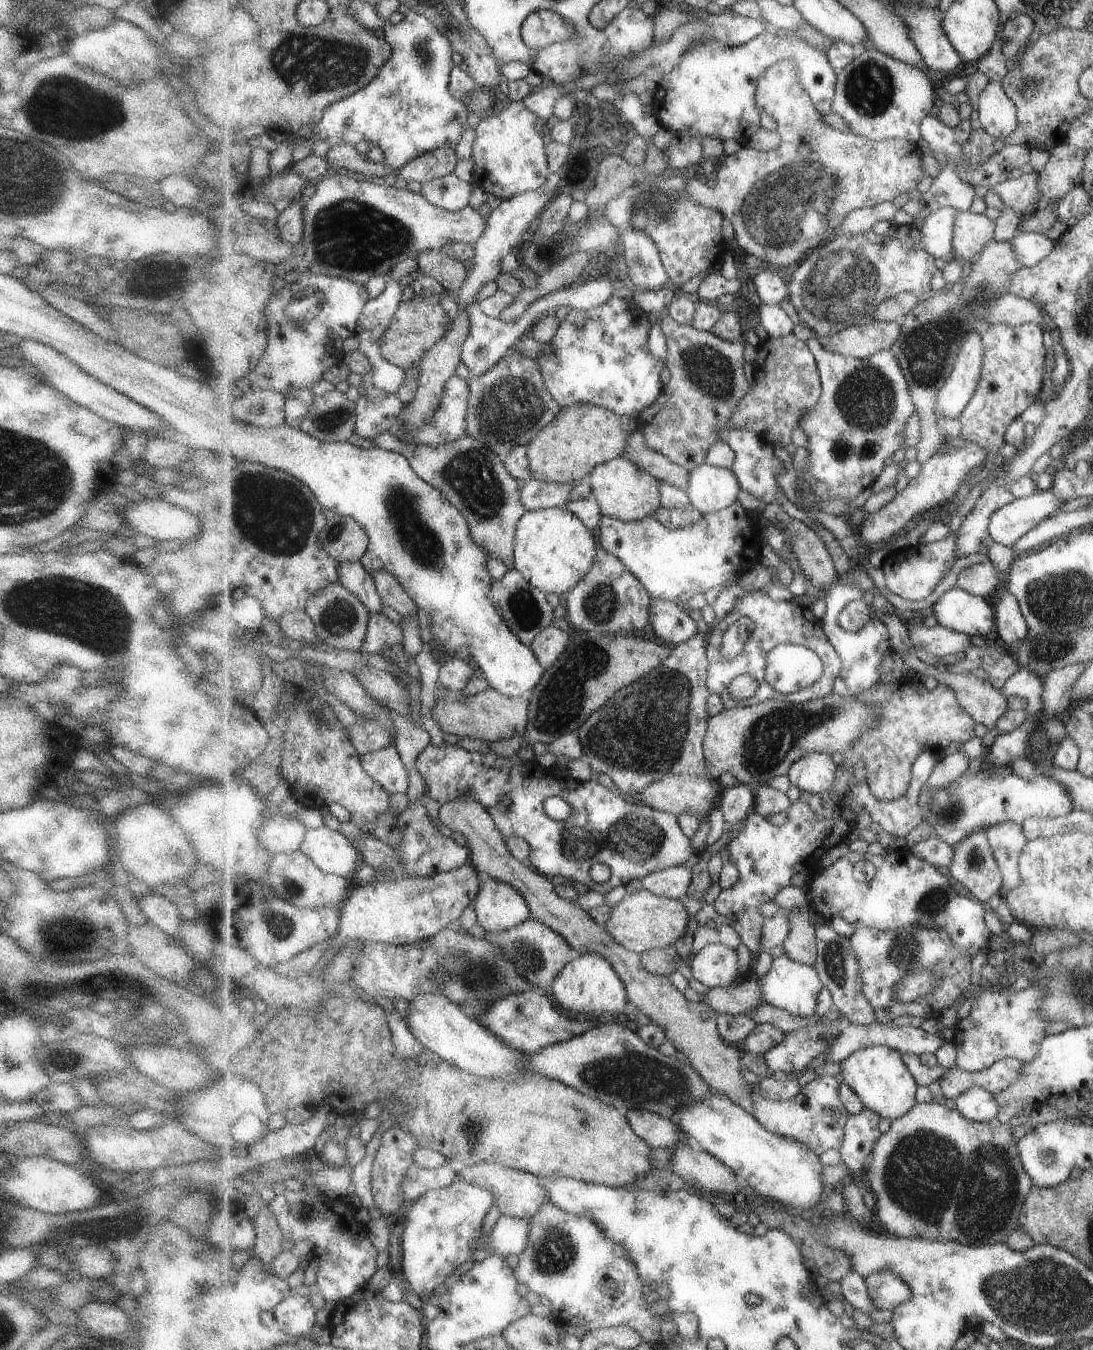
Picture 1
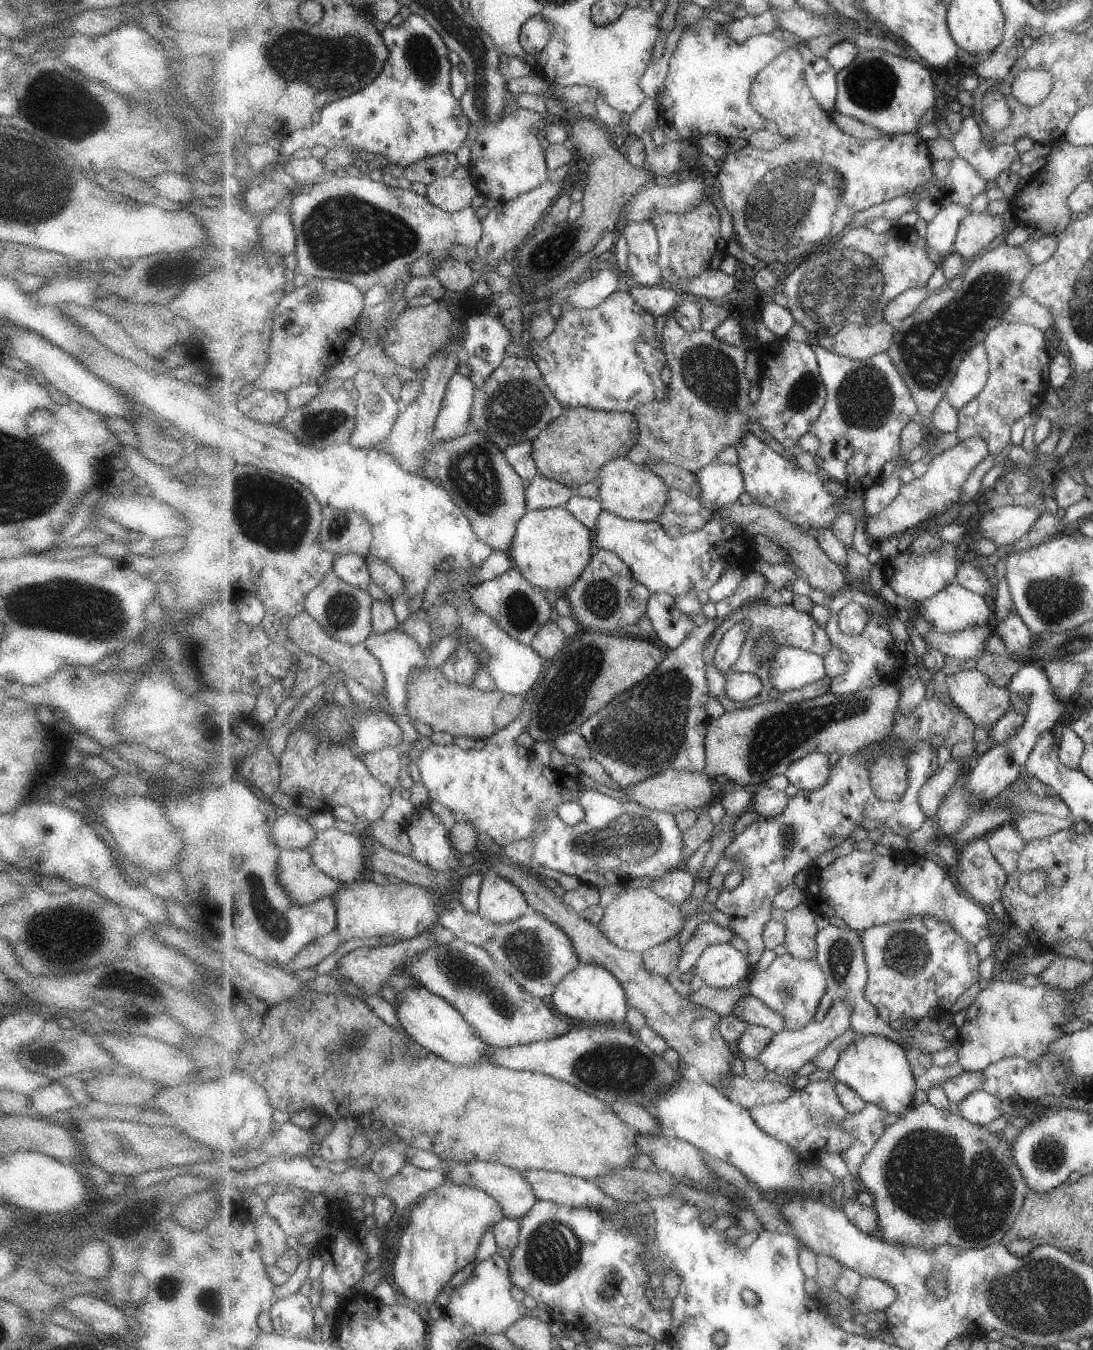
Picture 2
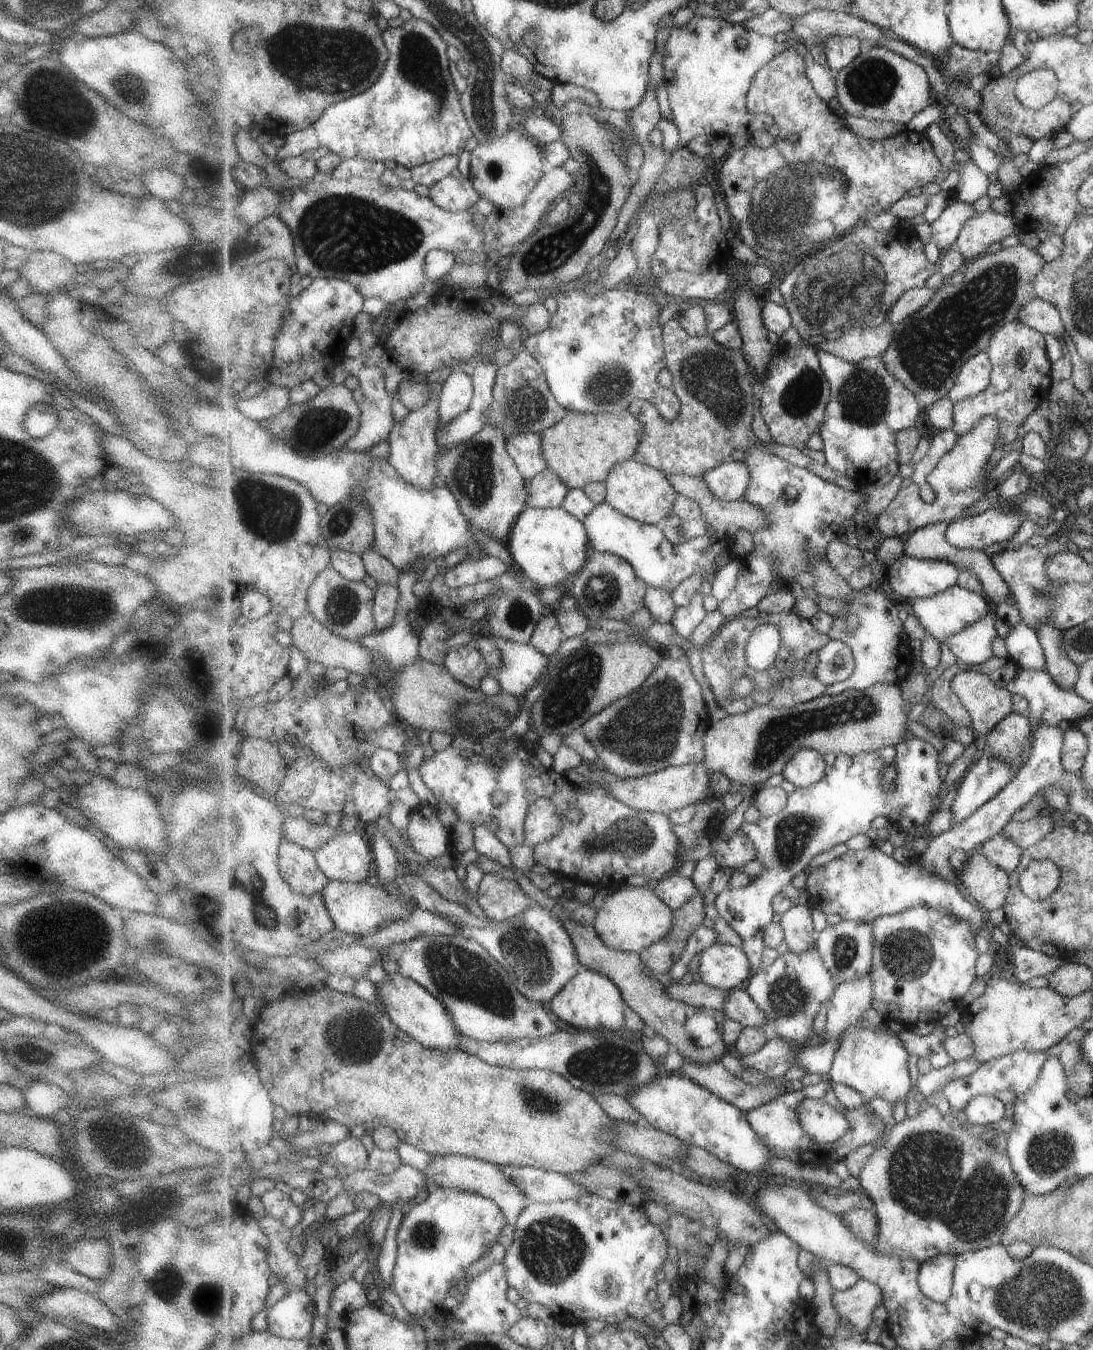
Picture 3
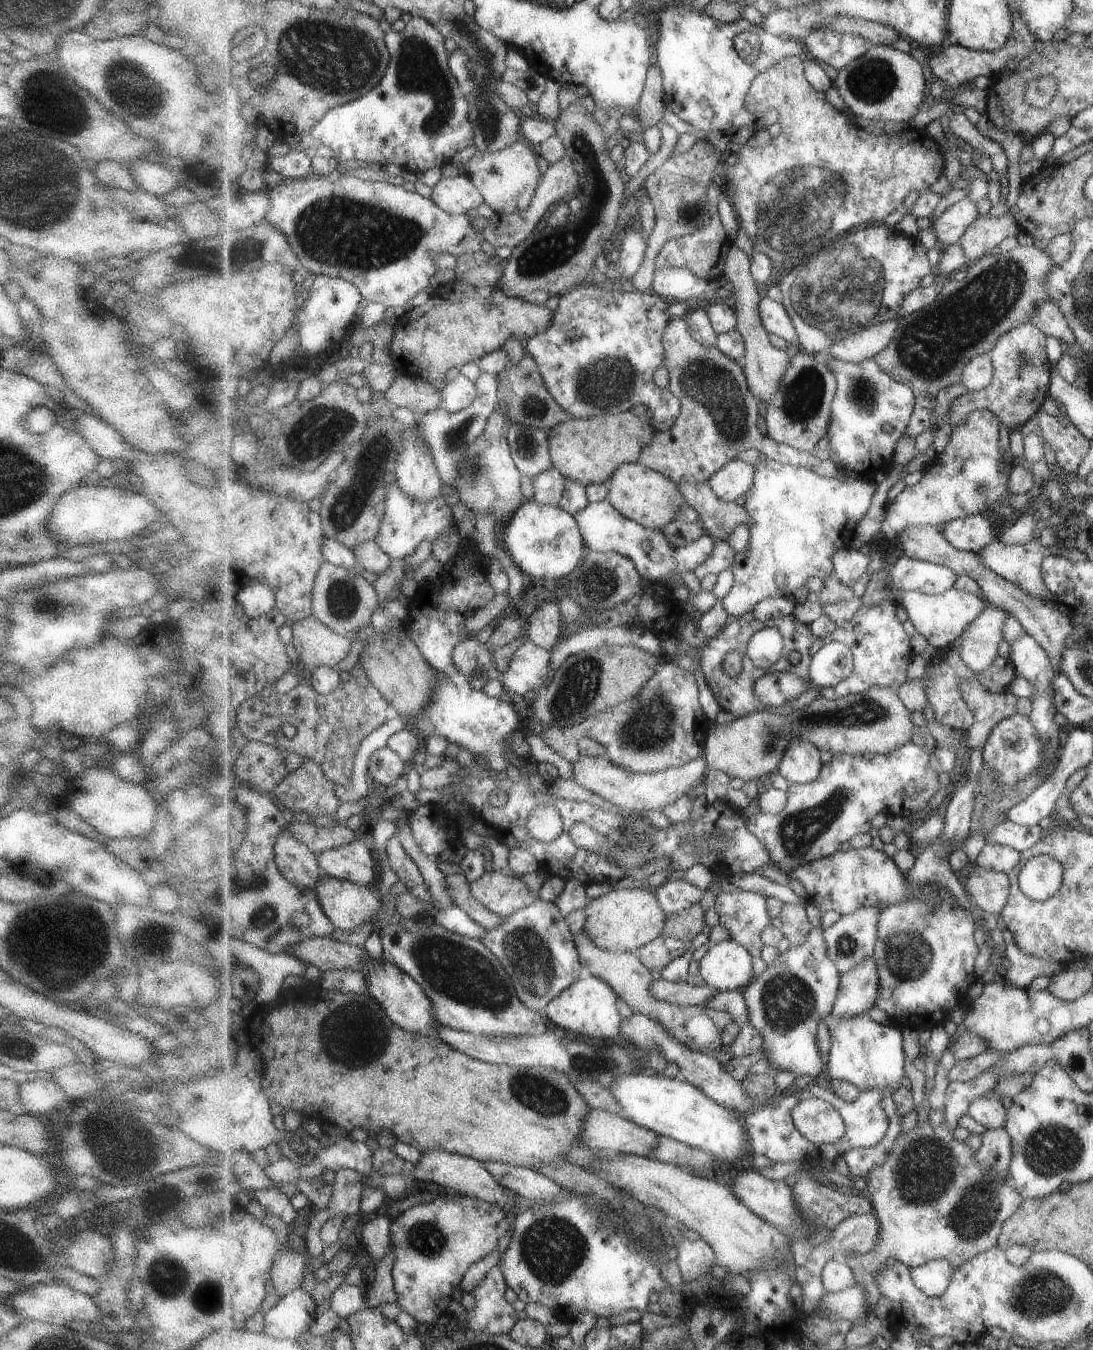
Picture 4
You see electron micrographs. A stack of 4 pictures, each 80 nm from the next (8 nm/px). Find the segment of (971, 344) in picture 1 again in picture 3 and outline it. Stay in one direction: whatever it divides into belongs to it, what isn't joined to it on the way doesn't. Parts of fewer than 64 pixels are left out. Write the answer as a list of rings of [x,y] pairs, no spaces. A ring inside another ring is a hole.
[[[980,352],[962,366],[958,381],[948,397],[958,403],[961,399],[975,396],[990,385],[991,377],[992,362],[989,353]]]

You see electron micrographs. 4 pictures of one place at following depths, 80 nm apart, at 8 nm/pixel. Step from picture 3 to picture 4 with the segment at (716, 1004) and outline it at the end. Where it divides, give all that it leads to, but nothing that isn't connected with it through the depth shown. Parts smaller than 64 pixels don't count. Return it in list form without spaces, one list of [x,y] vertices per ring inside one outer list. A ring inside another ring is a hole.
[[[663,978],[652,981],[650,991],[655,998],[665,1002],[702,1007],[717,992],[705,983],[702,986],[693,986],[689,982],[672,983]]]

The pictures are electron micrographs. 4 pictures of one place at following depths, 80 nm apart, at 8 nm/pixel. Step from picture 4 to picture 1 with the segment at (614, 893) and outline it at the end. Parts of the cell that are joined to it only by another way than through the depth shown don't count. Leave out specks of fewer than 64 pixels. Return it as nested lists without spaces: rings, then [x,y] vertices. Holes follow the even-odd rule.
[[[640,889],[628,894],[612,907],[605,928],[611,936],[627,950],[645,953],[651,949],[674,945],[687,932],[692,915],[687,912],[681,899],[670,899]]]

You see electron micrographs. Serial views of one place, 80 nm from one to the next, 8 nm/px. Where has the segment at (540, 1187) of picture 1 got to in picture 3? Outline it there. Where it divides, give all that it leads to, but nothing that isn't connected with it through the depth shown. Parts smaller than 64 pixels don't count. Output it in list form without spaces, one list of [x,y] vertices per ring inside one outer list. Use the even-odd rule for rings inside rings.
[[[437,1155],[432,1158],[432,1161],[427,1165],[427,1168],[424,1168],[423,1172],[435,1186],[472,1192],[491,1199],[502,1207],[502,1211],[506,1215],[506,1222],[512,1225],[518,1221],[518,1216],[523,1212],[523,1209],[530,1204],[522,1188],[506,1174],[503,1168],[481,1159],[461,1155]]]

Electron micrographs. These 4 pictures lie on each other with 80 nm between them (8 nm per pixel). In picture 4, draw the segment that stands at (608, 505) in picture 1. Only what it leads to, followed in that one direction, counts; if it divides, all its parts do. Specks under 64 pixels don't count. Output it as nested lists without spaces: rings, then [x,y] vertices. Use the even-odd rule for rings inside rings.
[[[627,463],[609,480],[610,493],[606,498],[621,514],[636,520],[643,526],[661,529],[677,518],[686,502],[680,486],[667,475],[643,466],[643,463]]]

